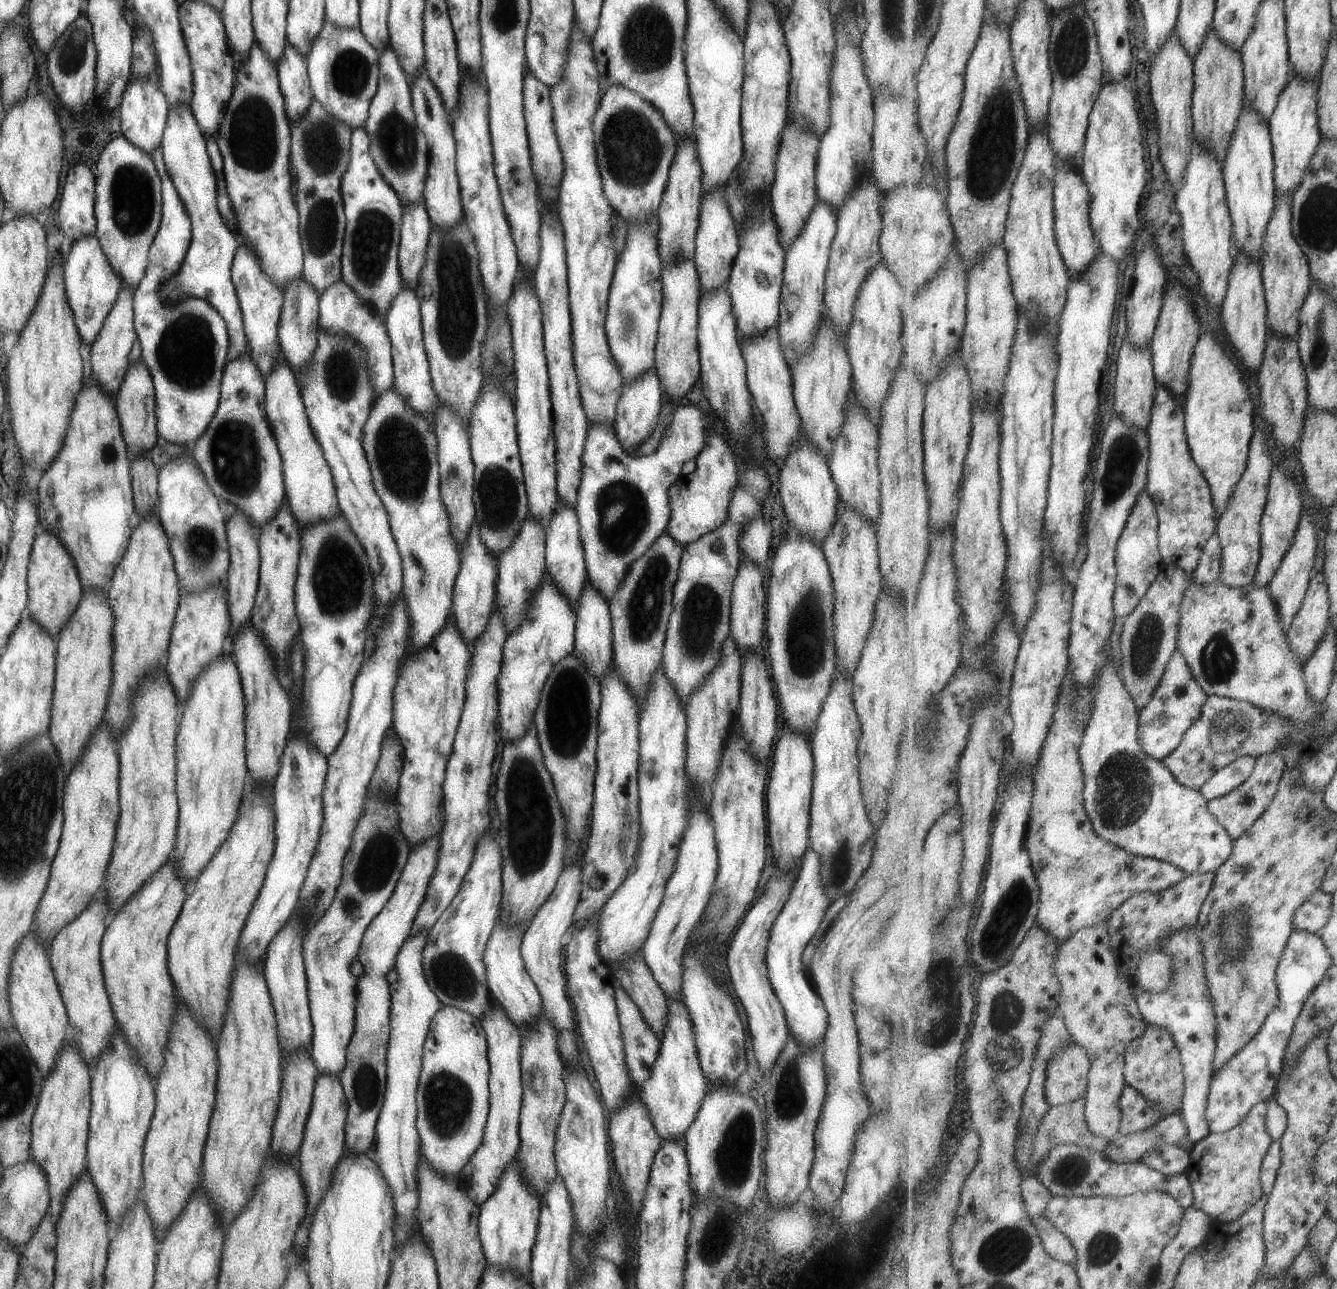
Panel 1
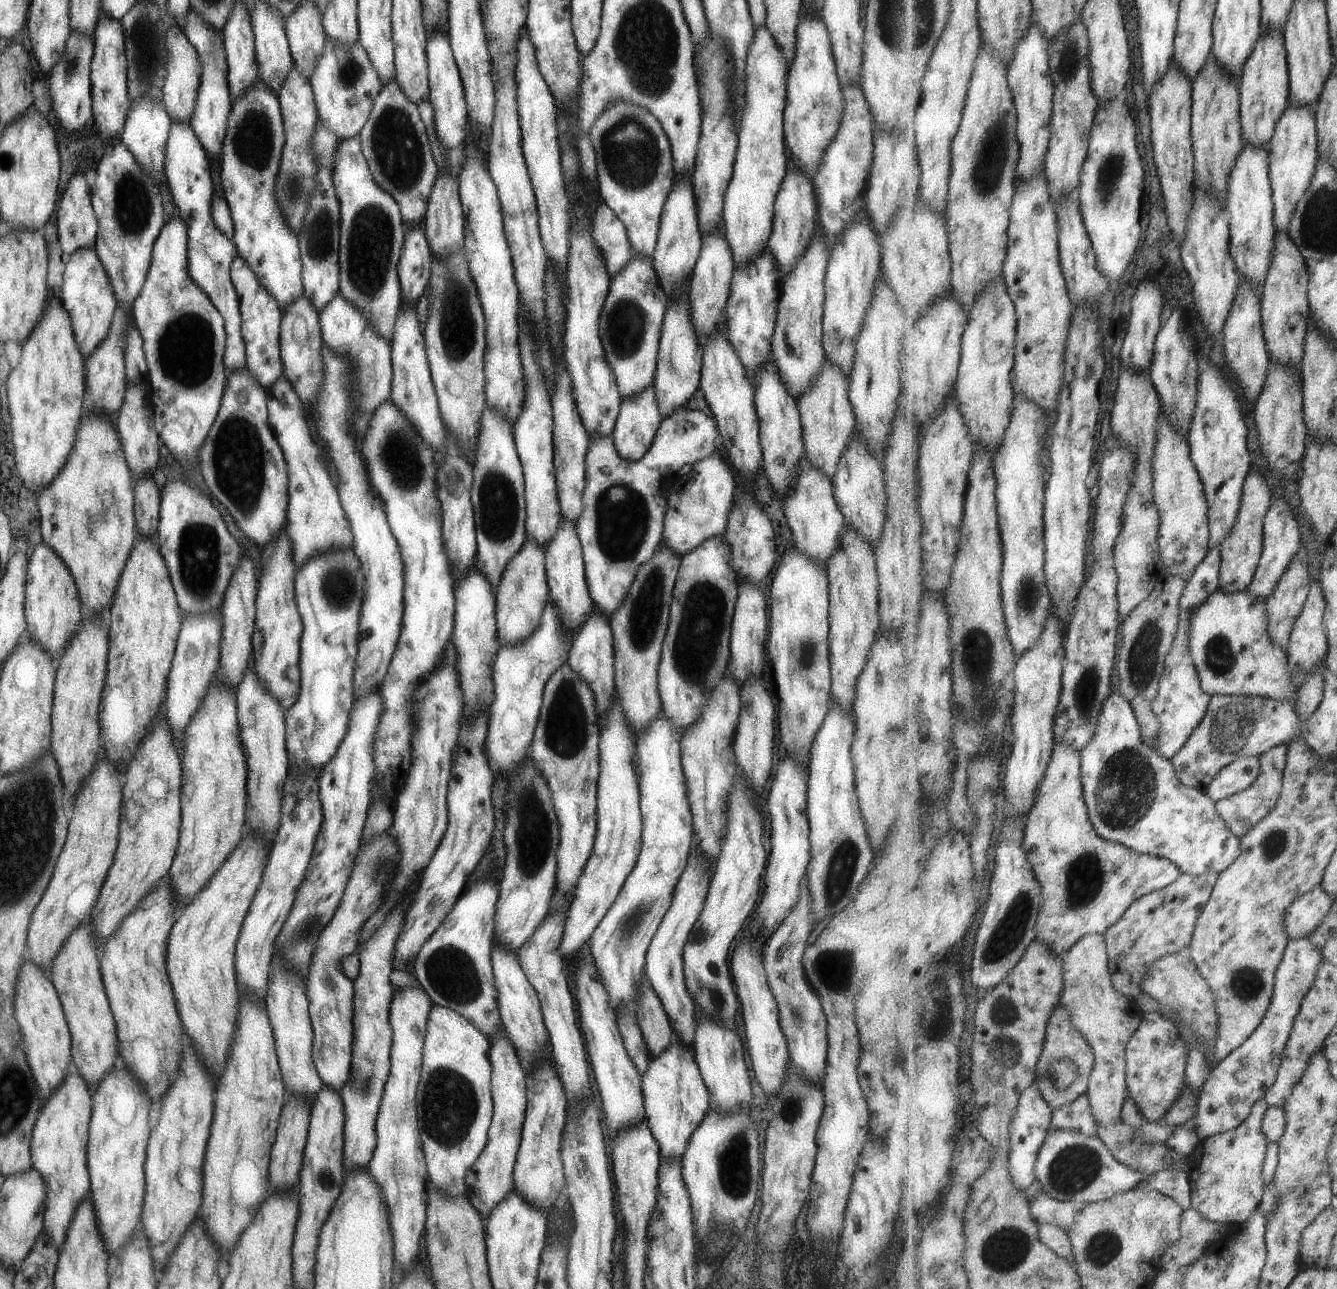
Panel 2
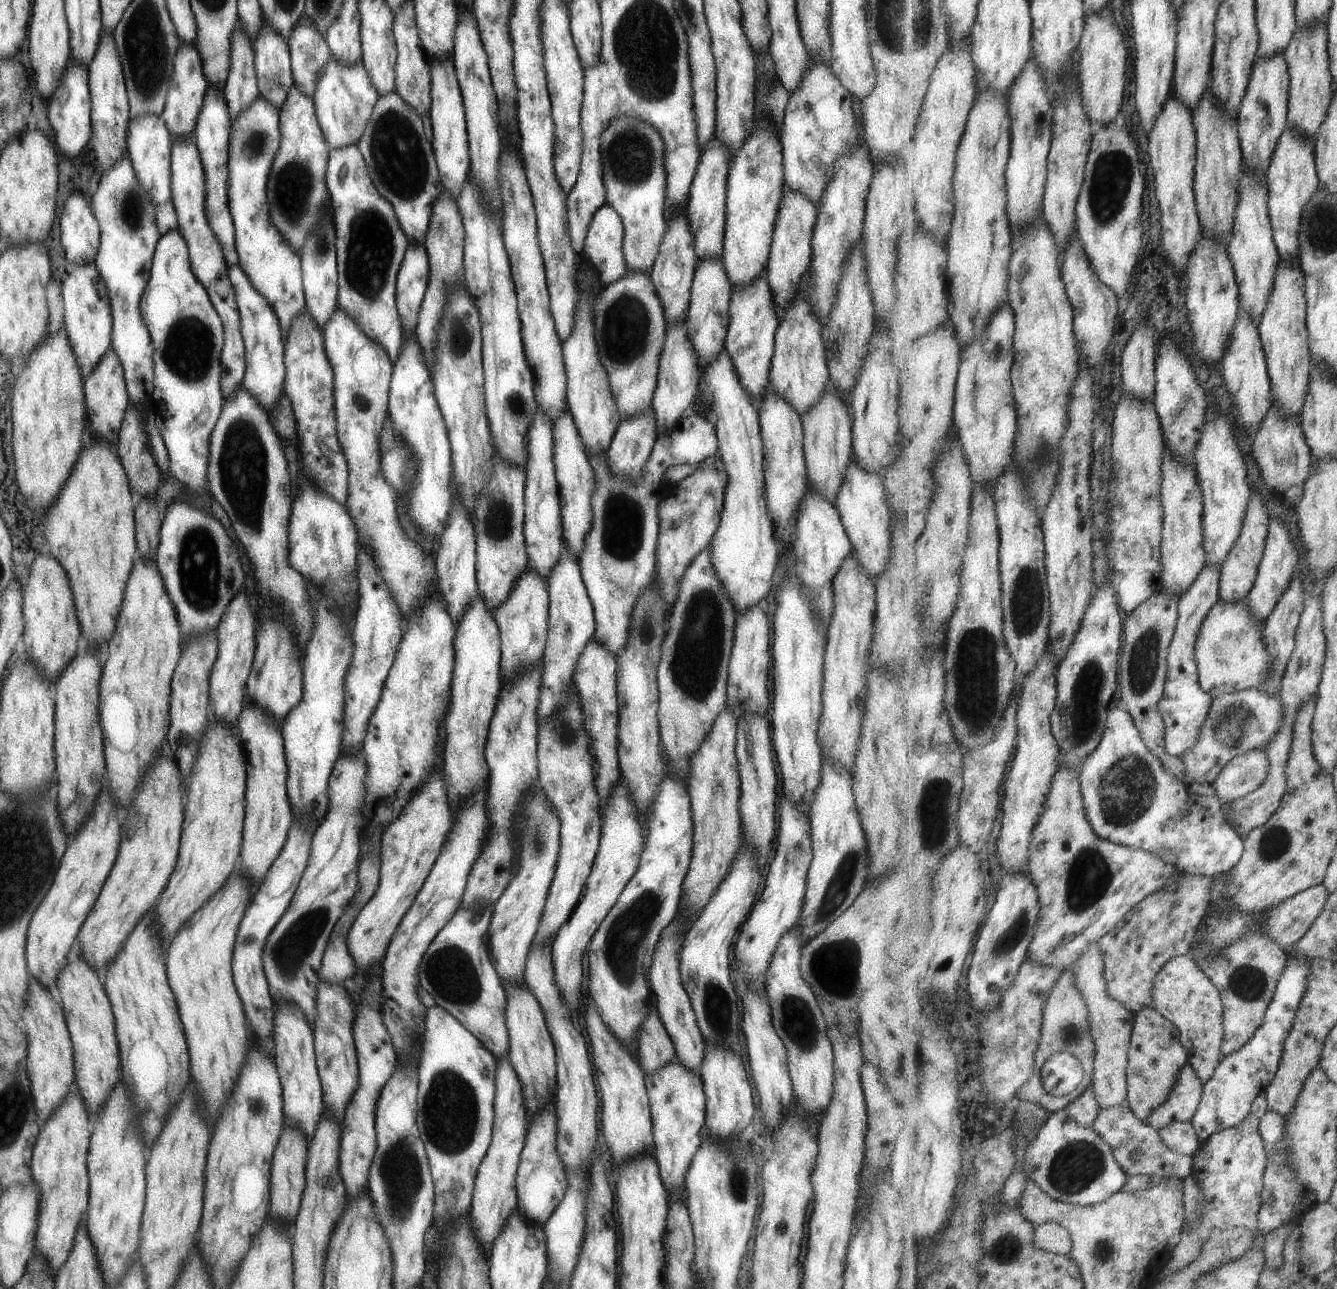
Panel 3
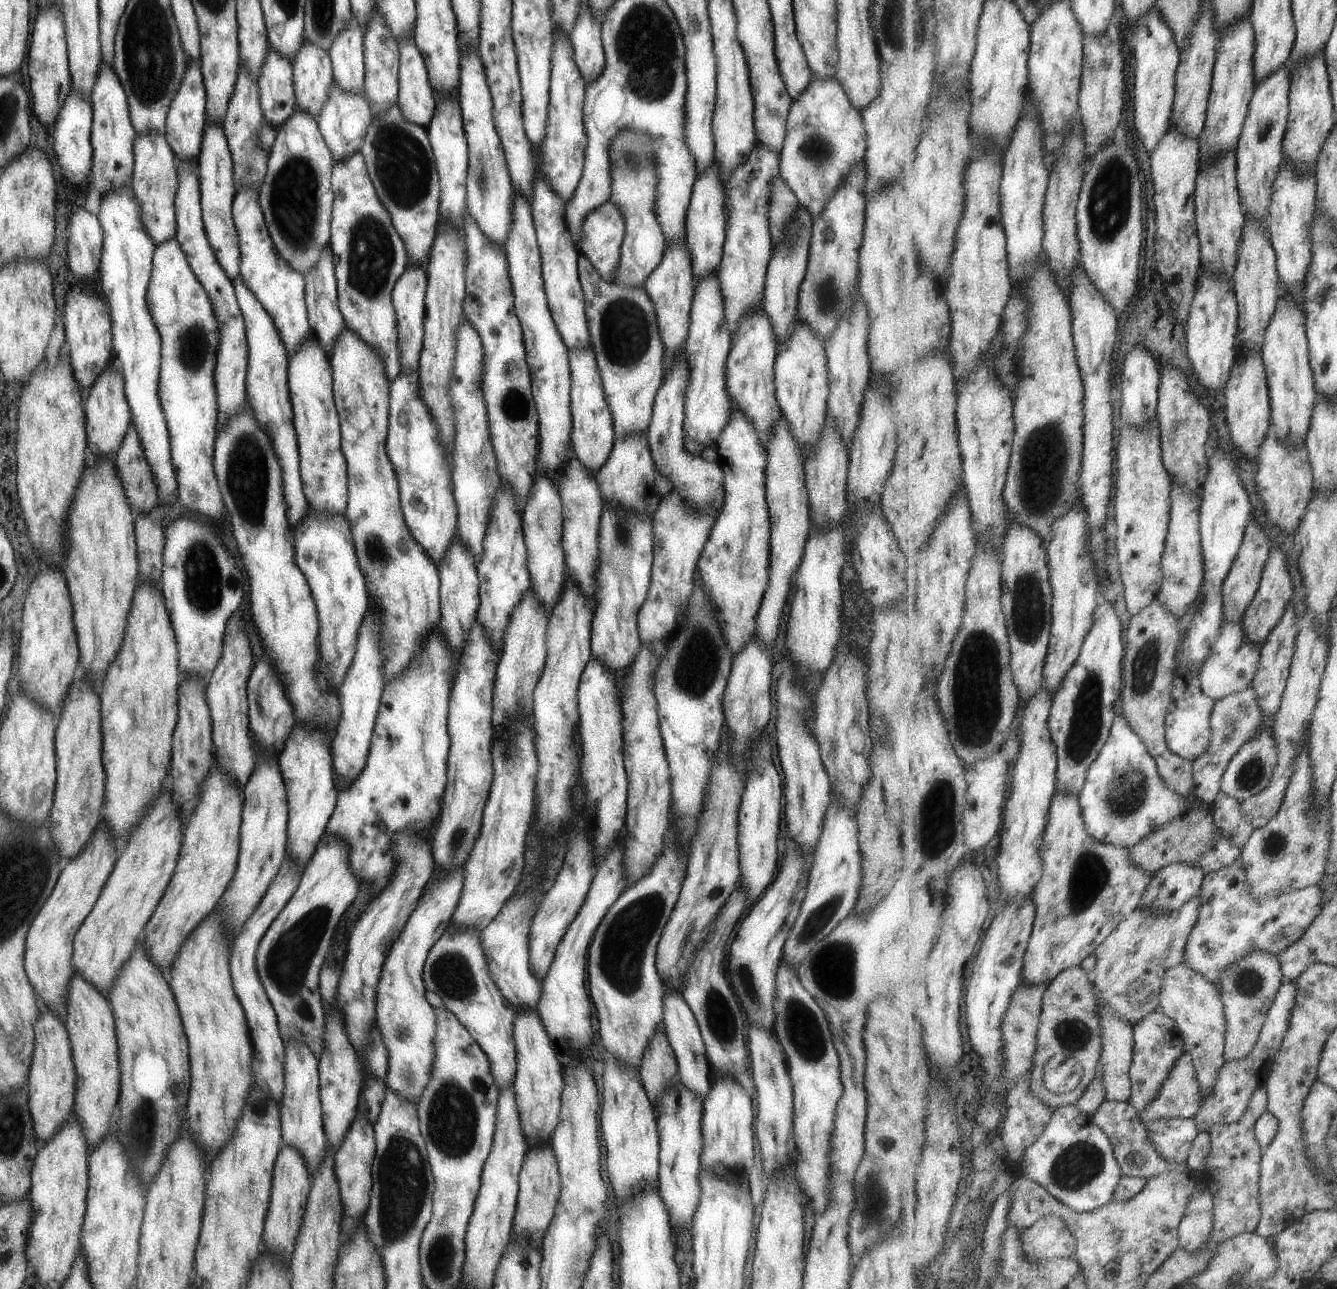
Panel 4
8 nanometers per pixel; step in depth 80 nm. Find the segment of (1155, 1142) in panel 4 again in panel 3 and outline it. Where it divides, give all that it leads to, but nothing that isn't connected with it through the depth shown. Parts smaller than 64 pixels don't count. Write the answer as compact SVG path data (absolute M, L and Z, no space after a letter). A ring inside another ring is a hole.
M1174 1122L1159 1129L1158 1135L1170 1151L1193 1157L1199 1150L1201 1140L1193 1122Z

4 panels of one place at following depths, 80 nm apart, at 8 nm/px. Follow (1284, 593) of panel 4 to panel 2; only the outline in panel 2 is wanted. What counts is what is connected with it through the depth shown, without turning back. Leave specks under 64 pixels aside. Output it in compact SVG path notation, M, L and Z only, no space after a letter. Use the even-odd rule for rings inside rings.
M1284 499L1272 504L1264 520L1264 551L1262 560L1258 566L1258 572L1255 573L1254 581L1250 584L1249 592L1266 604L1268 598L1275 592L1275 587L1280 579L1289 570L1292 560L1297 556L1301 547L1301 526L1293 516L1291 506L1284 502Z

